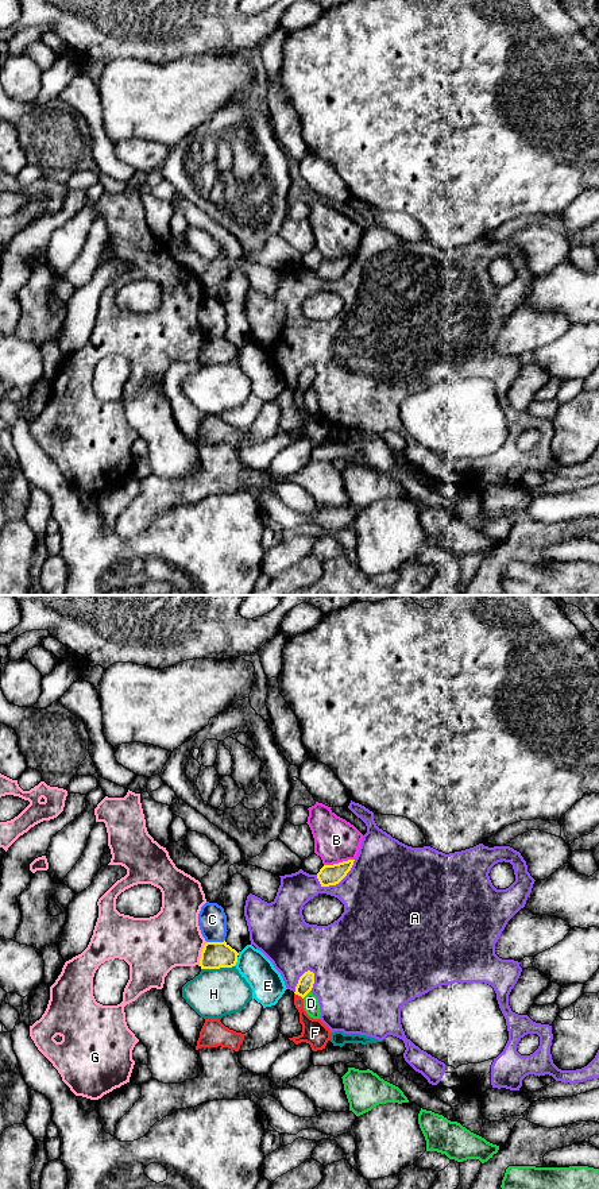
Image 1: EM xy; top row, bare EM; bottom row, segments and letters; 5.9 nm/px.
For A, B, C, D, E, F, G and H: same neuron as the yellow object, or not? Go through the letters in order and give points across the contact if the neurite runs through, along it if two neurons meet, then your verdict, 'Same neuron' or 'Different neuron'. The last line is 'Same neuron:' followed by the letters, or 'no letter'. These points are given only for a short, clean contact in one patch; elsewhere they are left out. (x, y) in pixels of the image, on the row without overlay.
A: Different neuron
B: Different neuron
C: Different neuron
D: Different neuron
E: Different neuron
F: Path across: xy (305, 378), (298, 390), (302, 410), (315, 428). Same neuron
G: Boundary: xy (207, 338), (198, 361). Different neuron
H: Boundary: xy (234, 361), (201, 365). Different neuron
Same neuron: F

